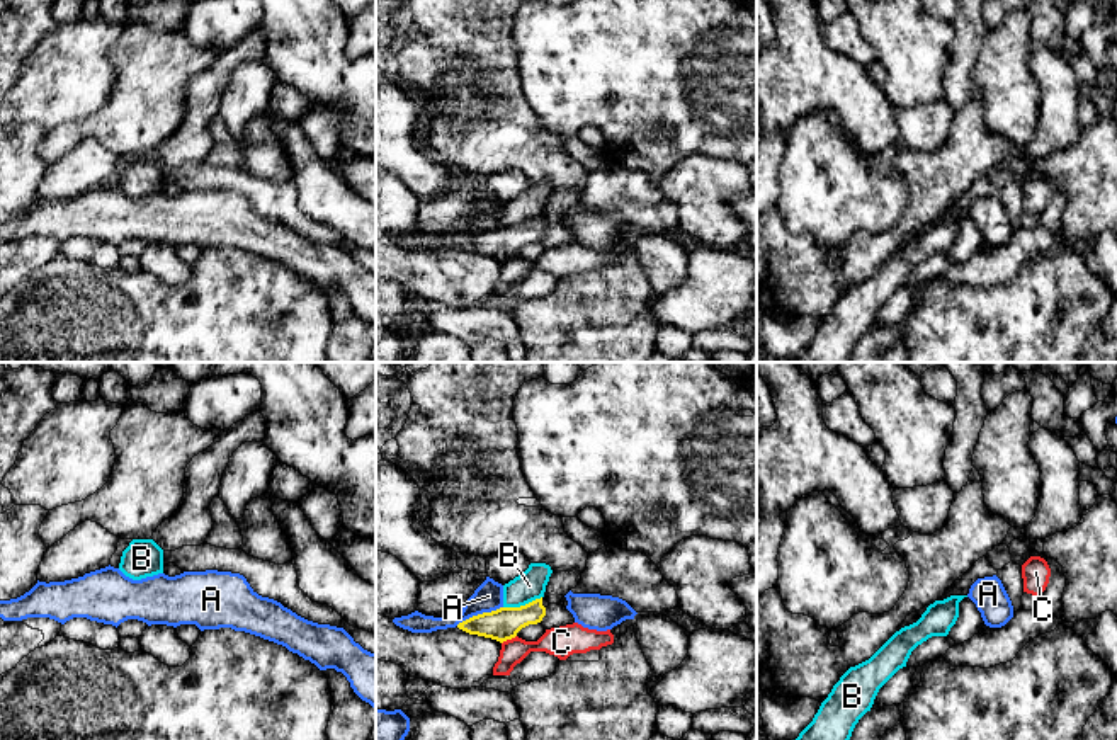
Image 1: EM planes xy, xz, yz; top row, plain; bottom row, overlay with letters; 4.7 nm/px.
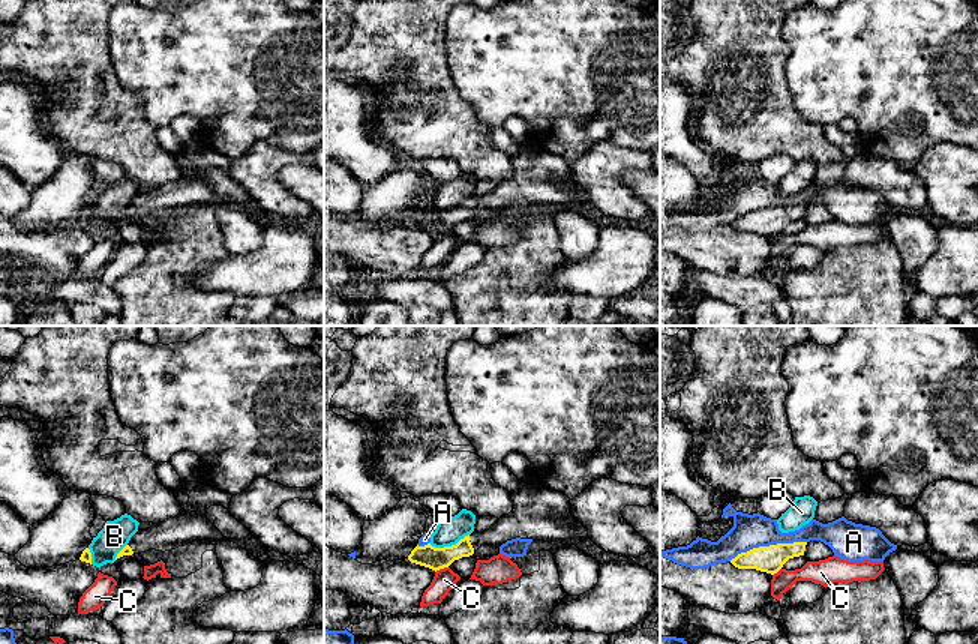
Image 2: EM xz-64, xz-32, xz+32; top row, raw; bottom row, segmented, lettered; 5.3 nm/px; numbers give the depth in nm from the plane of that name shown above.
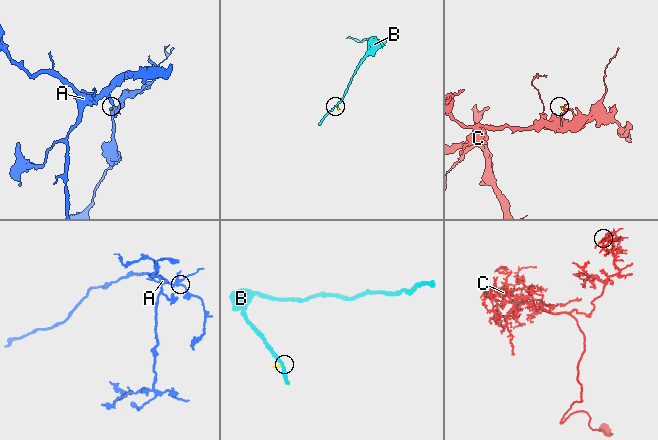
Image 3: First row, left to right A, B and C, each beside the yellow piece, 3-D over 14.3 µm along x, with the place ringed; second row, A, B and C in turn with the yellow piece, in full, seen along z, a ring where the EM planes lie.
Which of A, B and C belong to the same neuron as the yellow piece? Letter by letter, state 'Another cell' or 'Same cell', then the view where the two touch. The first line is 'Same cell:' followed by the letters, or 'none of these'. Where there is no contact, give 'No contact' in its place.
Same cell: none of these
A: Another cell. Touches yellow in xz
B: Another cell. Touches yellow in xz
C: Another cell. Touches yellow in xz

